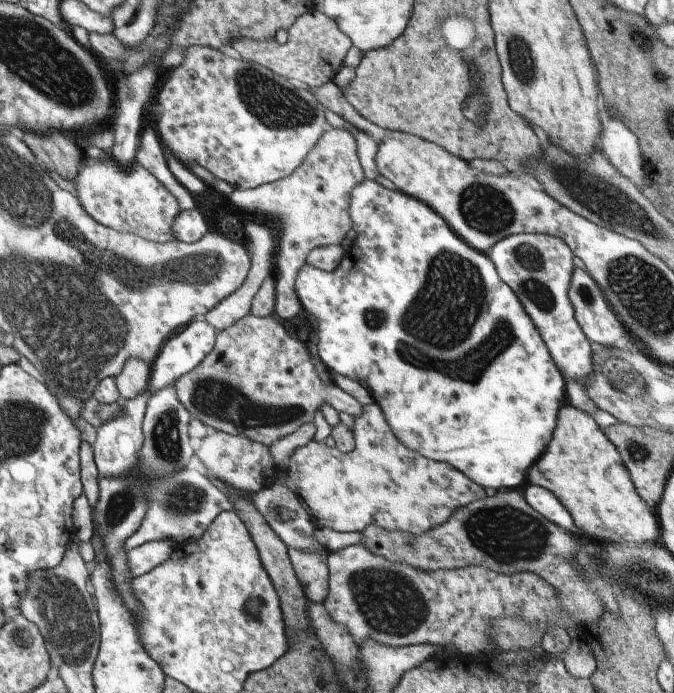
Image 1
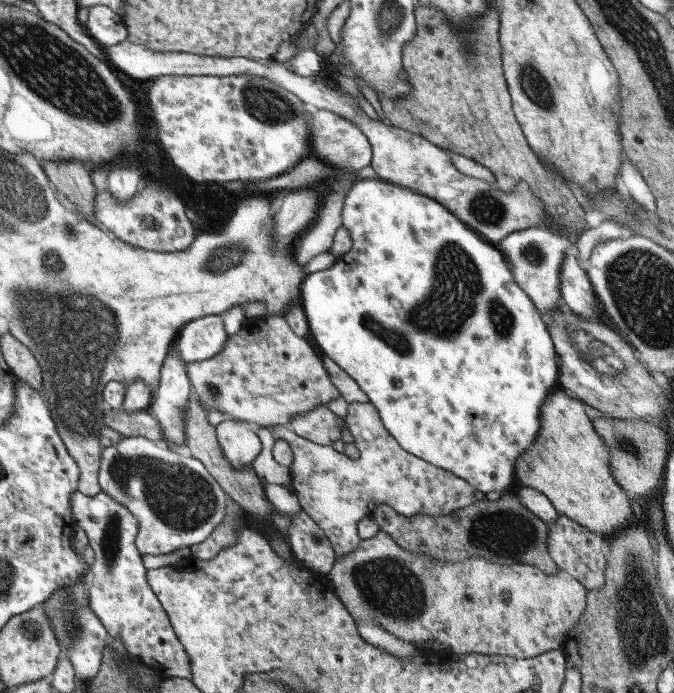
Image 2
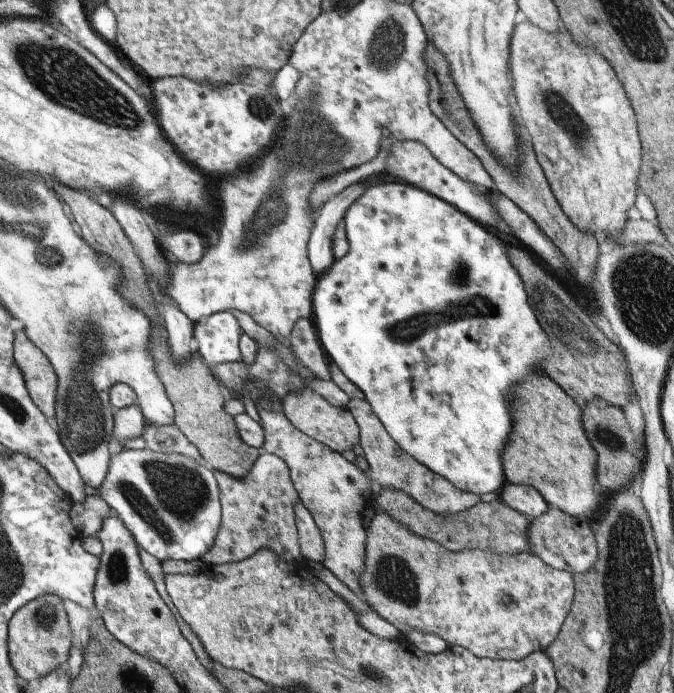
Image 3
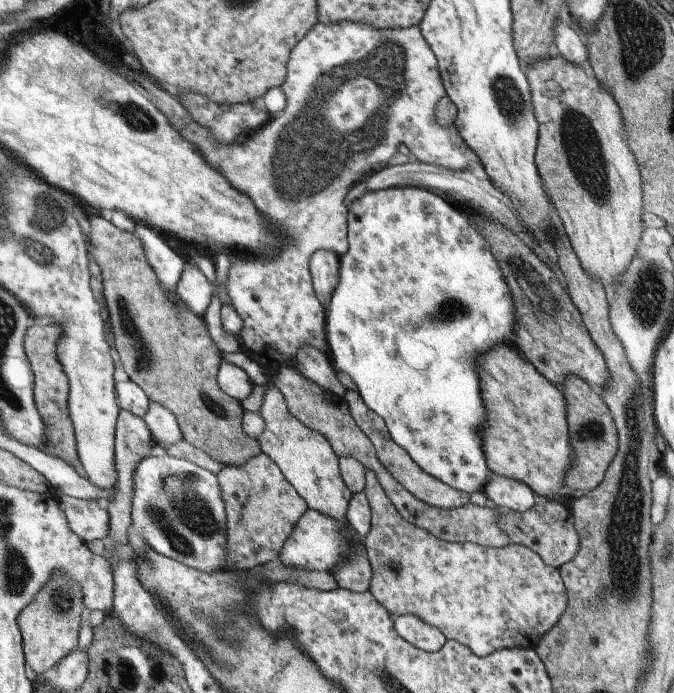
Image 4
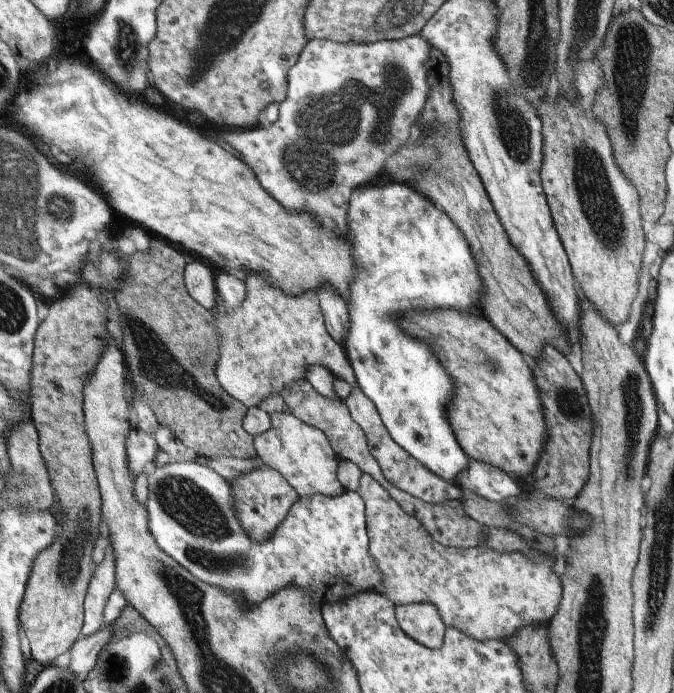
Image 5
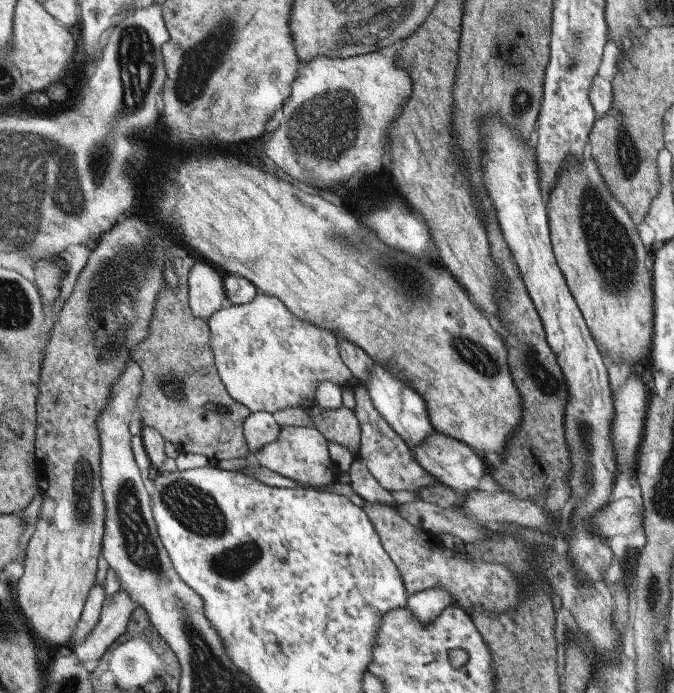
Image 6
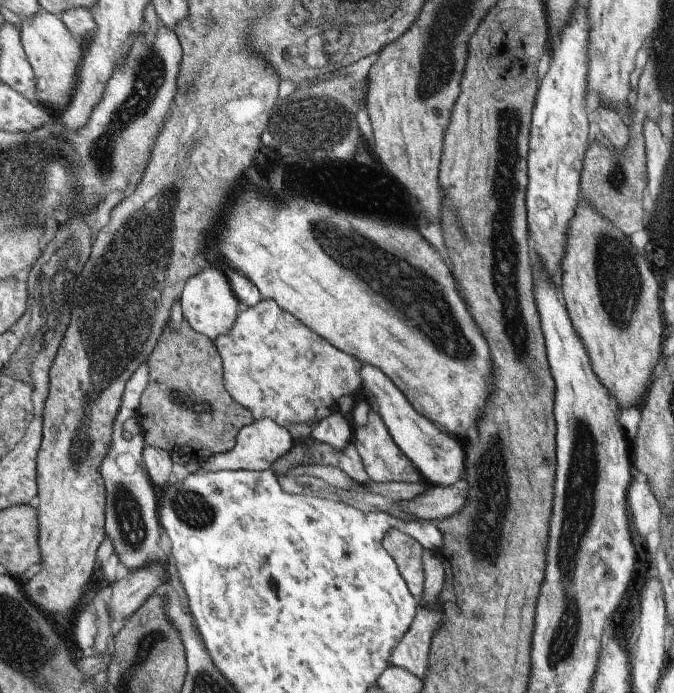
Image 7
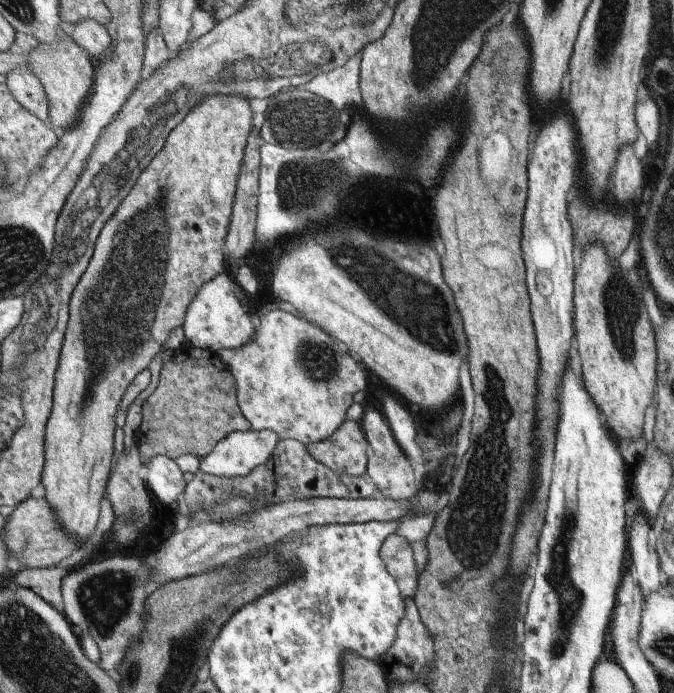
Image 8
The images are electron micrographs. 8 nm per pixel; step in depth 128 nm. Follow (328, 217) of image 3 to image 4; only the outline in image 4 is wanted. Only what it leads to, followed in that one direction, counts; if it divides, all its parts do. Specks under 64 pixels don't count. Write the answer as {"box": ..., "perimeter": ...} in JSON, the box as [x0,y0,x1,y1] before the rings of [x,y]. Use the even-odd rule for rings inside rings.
{"box":[308,161,557,305],"perimeter":[[[419,161],[404,163],[399,166],[383,166],[378,171],[374,170],[365,178],[353,183],[349,187],[347,194],[345,194],[345,206],[349,206],[353,200],[357,200],[359,196],[363,196],[365,192],[402,186],[419,187],[422,189],[429,188],[429,190],[439,190],[439,192],[450,193],[457,197],[462,204],[476,207],[486,214],[491,214],[493,218],[497,218],[501,224],[505,224],[505,226],[507,226],[515,236],[519,237],[521,242],[526,244],[544,263],[548,262],[552,264],[555,258],[557,258],[553,246],[549,246],[549,244],[543,242],[541,238],[535,240],[535,238],[519,224],[519,220],[517,220],[517,216],[515,216],[515,212],[513,212],[513,208],[511,208],[511,202],[507,200],[507,196],[505,196],[501,190],[497,190],[497,188],[489,182],[489,179],[476,178],[467,170],[449,170],[449,168],[428,165],[427,163]],[[315,250],[308,258],[308,269],[317,300],[324,305],[337,286],[338,257],[329,250]]]}

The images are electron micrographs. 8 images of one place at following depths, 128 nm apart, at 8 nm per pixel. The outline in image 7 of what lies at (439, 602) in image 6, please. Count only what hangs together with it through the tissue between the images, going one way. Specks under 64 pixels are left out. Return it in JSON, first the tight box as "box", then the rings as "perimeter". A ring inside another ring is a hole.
{"box":[417,544,443,606],"perimeter":[[[428,544],[423,546],[421,564],[423,565],[423,590],[417,597],[419,606],[433,604],[441,592],[441,586],[443,586],[443,567],[438,555],[431,552]]]}

